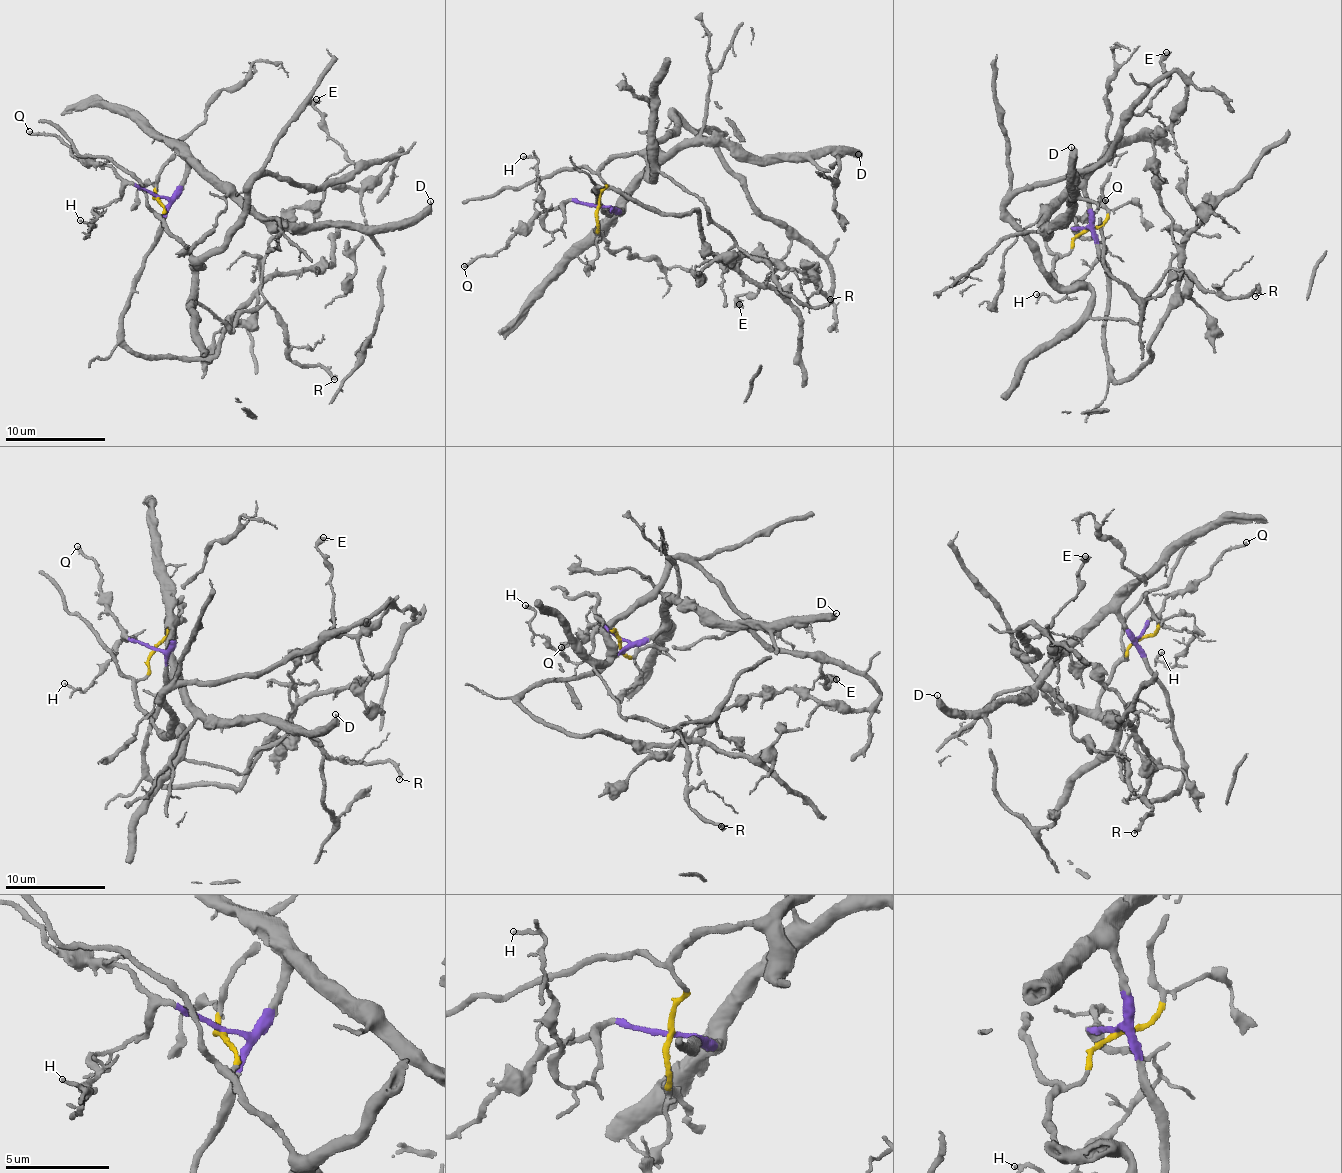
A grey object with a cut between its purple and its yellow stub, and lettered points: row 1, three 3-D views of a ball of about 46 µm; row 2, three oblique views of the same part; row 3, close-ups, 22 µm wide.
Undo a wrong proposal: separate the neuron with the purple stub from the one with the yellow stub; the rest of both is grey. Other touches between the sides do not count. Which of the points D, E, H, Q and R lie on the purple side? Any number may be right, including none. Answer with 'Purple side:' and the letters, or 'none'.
Purple side: D, H, Q

